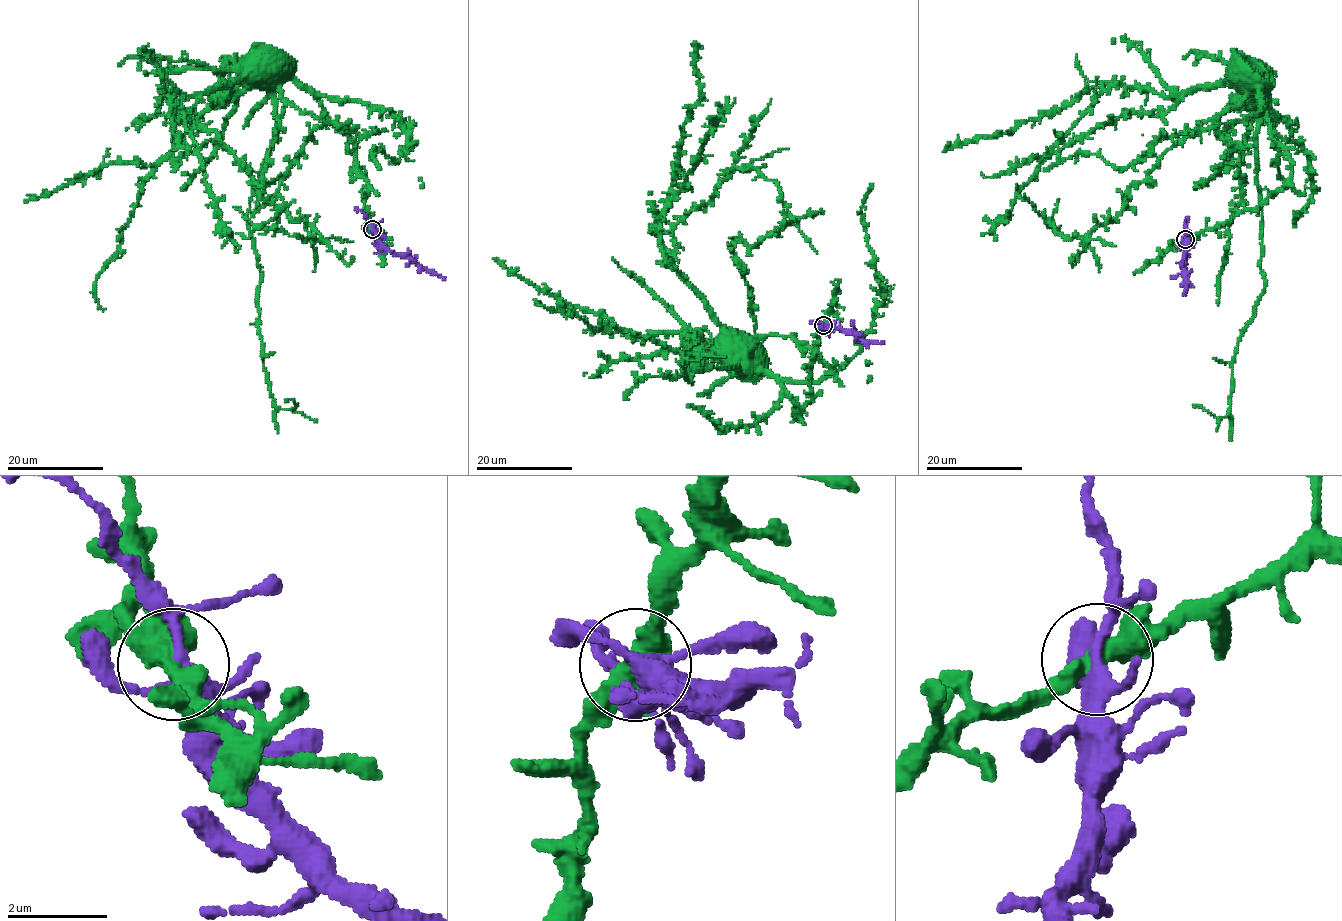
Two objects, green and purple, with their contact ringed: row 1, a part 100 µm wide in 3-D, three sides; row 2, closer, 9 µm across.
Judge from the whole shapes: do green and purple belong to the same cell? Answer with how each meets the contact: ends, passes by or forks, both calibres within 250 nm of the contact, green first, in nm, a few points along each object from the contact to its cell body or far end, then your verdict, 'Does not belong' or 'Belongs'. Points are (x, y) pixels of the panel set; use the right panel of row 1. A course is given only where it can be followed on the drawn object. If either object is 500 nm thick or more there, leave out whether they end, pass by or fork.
At the ring green passes by. At the ring purple forks. Thickness 460 nm (green) against 280 nm. Course of green: (1186, 239), (1255, 210), (1292, 173), (1256, 88), (1197, 84), (1173, 96), (1110, 85), (980, 233). Course of purple: (1186, 239), (1183, 273), (1189, 282), (1183, 295). Does not belong

